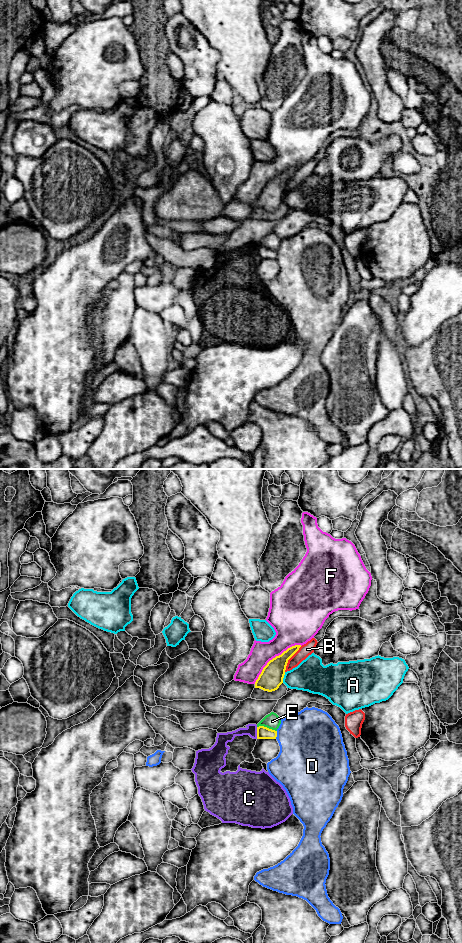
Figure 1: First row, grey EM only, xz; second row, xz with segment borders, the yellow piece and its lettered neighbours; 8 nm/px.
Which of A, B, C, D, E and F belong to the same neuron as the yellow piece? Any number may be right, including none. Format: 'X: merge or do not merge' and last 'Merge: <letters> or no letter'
A: do not merge
B: do not merge
C: do not merge
D: do not merge
E: do not merge
F: do not merge
Merge: no letter

